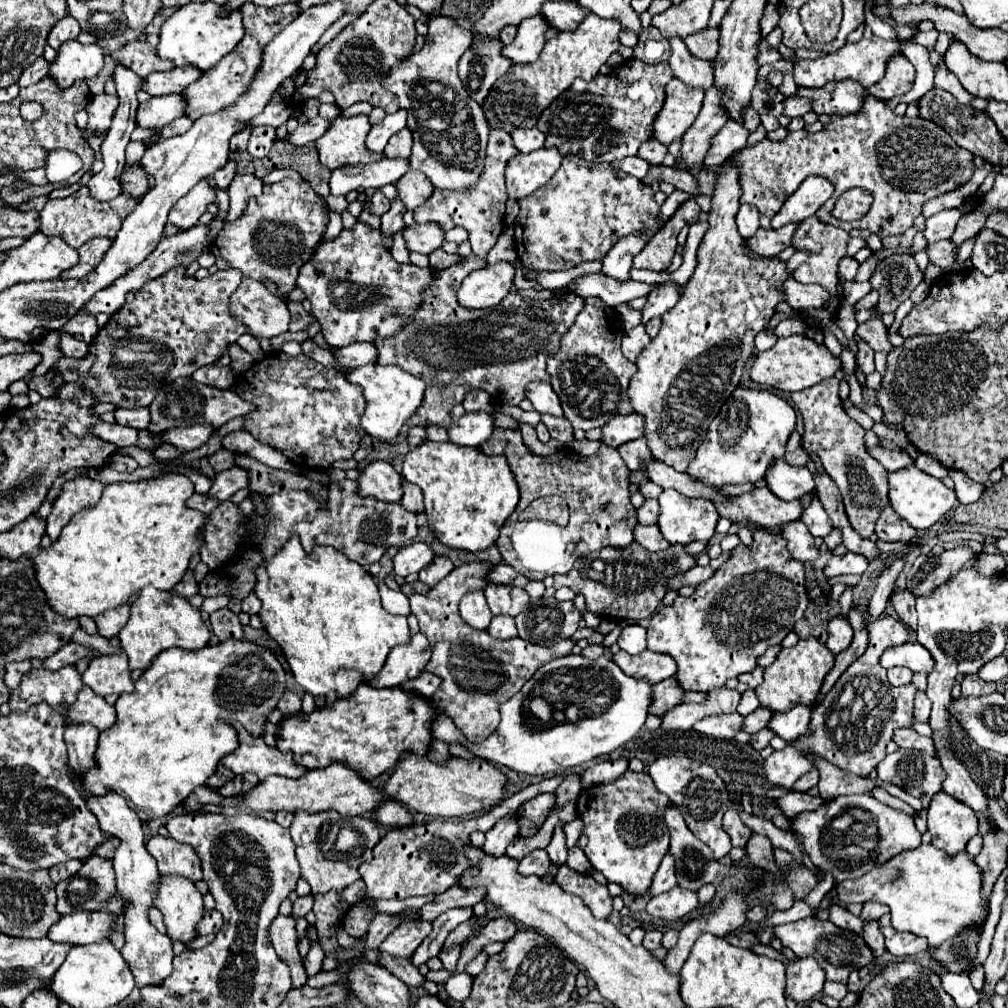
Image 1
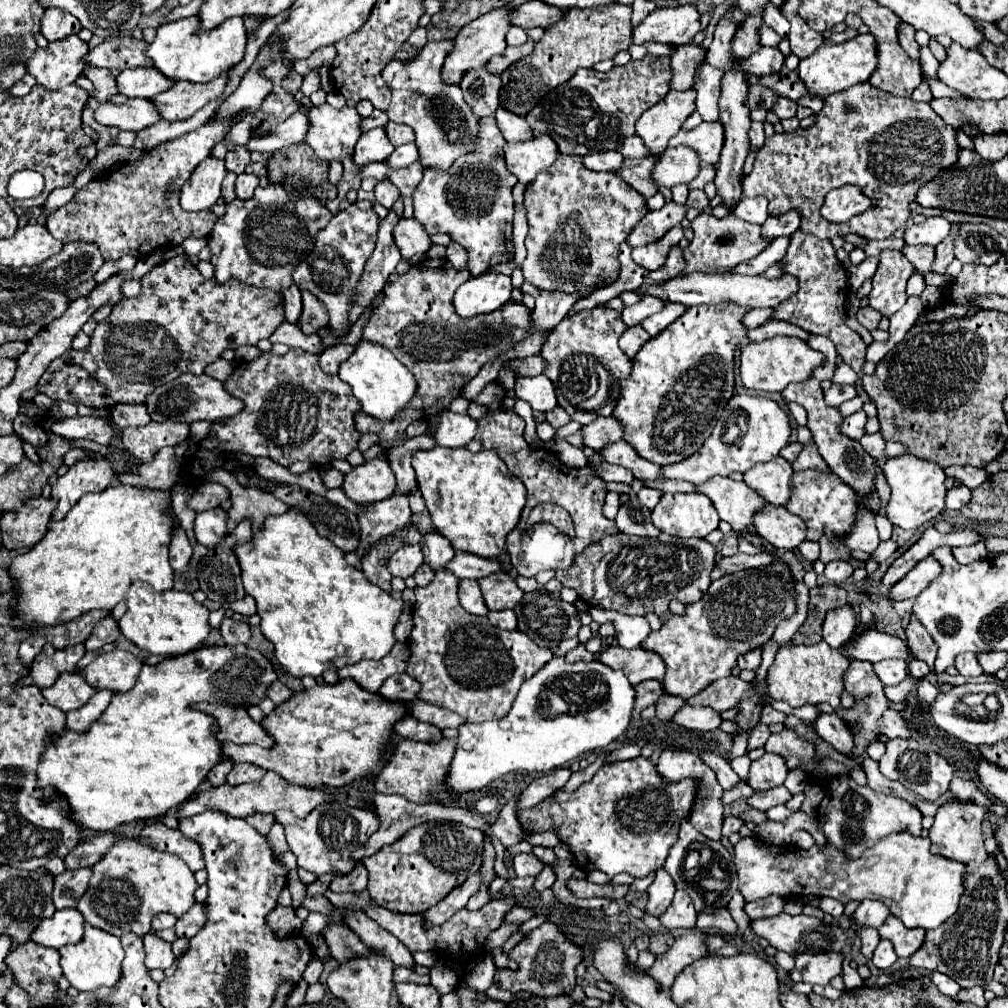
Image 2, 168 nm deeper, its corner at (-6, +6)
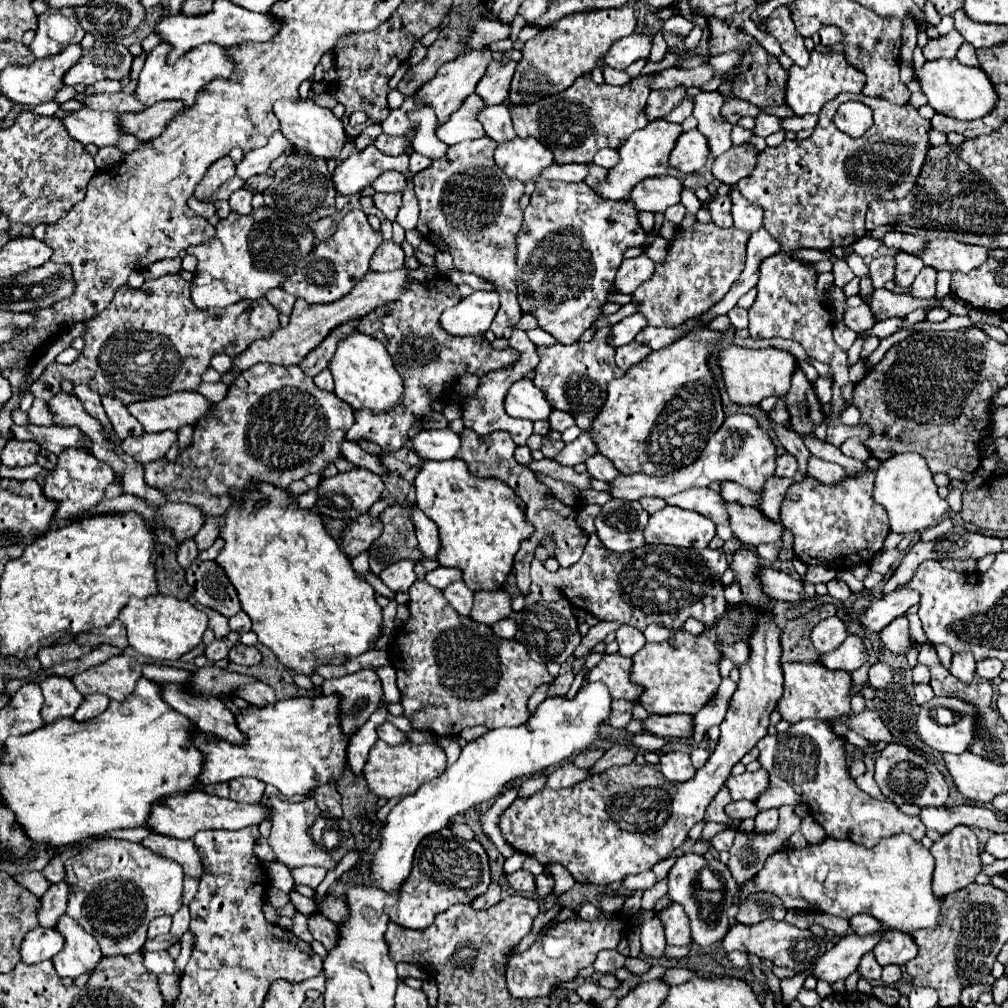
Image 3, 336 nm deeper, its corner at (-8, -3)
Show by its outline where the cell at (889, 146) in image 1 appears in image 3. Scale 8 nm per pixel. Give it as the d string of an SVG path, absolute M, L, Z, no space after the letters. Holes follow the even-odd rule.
M838 94L834 100L830 100L826 104L826 108L822 108L818 118L820 120L810 138L784 140L776 148L762 150L754 172L746 180L738 182L740 194L746 200L760 204L764 208L764 228L782 242L784 252L792 252L802 246L816 248L816 250L852 246L858 238L868 234L866 224L864 224L868 204L876 198L882 198L882 200L906 198L912 192L912 188L920 176L920 170L928 158L928 150L930 150L928 132L930 132L932 124L930 124L930 120L922 118L918 114L918 110L912 108L910 104L896 106L882 98L866 98L862 94L858 94L858 96ZM848 100L864 102L866 106L872 108L872 114L874 114L874 124L860 138L852 138L852 136L840 132L832 120L834 110L838 110L838 106Z

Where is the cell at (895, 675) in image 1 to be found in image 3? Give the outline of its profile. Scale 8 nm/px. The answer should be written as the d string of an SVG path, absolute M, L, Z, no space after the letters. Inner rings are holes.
M874 662L870 666L870 686L872 688L884 688L890 684L890 680L894 678L894 670L890 664L886 662Z

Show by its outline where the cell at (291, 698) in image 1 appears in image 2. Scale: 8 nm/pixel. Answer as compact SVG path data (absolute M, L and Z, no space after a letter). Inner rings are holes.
M276 681L276 683L272 683L272 687L268 691L268 697L278 705L278 703L284 703L286 699L290 699L292 691L288 687L284 687L280 681Z

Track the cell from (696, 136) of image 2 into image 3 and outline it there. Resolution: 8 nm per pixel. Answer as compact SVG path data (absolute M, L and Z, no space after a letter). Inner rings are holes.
M690 130L682 132L678 144L674 146L674 152L670 154L670 164L680 168L682 172L696 172L706 164L708 158L710 158L708 138L698 130Z

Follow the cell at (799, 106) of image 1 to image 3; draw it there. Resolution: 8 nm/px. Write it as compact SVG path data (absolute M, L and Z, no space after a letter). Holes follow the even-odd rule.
M762 114L756 118L756 128L754 128L754 134L756 136L768 136L772 132L778 132L782 130L782 120L778 116L772 116L772 114Z

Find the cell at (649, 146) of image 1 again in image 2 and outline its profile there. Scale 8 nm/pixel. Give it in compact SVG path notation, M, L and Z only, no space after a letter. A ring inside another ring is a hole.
M632 135L632 137L624 139L624 141L622 141L622 145L620 145L620 147L616 147L616 151L620 151L624 157L646 157L646 155L648 155L648 151L646 151L644 143L642 143L636 135Z

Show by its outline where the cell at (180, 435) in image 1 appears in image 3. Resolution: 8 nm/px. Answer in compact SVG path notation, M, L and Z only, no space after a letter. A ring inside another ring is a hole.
M170 430L158 432L158 434L142 434L138 438L126 438L122 442L122 448L128 456L132 456L140 464L148 464L154 460L162 460L166 452L176 444L178 436Z

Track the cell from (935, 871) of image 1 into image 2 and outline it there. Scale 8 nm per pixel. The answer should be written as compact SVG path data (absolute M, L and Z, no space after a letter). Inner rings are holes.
M896 833L886 835L880 839L880 843L868 847L864 855L858 859L848 859L848 855L842 855L842 851L836 851L836 847L830 847L826 843L824 847L810 847L808 851L798 849L794 845L768 845L758 839L744 837L734 845L734 863L738 869L740 879L740 893L746 901L764 899L768 895L778 897L832 897L840 903L848 901L864 901L864 899L878 899L884 903L894 917L898 917L906 927L922 927L922 929L936 929L942 925L948 917L952 917L958 909L958 901L964 893L964 865L958 861L942 859L940 855L930 853L930 839L914 837L908 833Z

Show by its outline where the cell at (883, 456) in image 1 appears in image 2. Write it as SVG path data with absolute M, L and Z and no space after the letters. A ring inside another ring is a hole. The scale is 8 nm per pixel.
M880 433L864 435L864 437L860 437L860 439L858 439L858 443L860 443L862 447L866 447L866 449L870 451L870 455L872 455L878 463L886 461L886 457L884 457L884 445L886 445L886 441L882 439L882 435L880 435Z

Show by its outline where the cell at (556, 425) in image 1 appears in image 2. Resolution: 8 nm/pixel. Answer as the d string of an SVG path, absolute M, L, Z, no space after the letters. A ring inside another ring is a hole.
M554 407L552 411L546 413L546 419L548 419L548 423L550 423L554 429L560 429L562 425L566 425L566 423L570 421L570 415L568 415L562 407Z

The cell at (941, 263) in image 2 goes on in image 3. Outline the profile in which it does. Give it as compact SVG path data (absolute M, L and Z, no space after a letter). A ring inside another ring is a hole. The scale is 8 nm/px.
M922 268L922 272L916 276L914 284L912 284L912 296L918 298L930 298L936 294L936 268Z

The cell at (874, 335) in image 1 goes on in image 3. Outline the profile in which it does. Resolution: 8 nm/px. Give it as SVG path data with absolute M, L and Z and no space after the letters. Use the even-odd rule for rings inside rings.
M862 304L858 308L848 308L844 314L844 324L848 324L848 328L852 328L854 332L866 332L870 330L878 320L874 318L872 310L868 304Z

